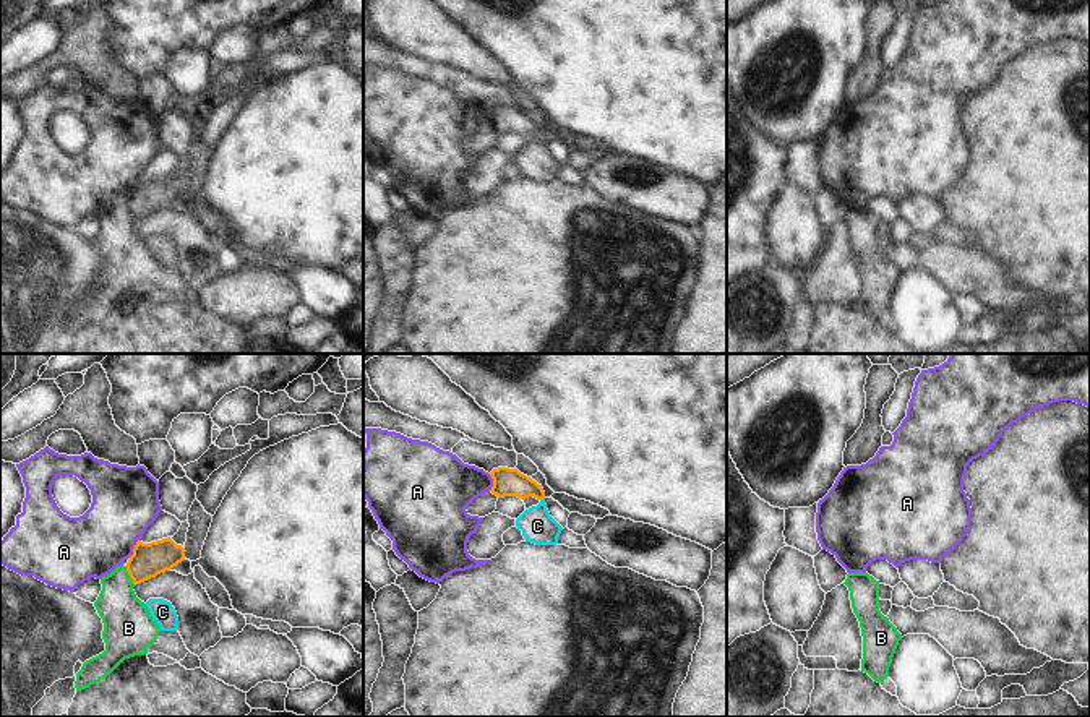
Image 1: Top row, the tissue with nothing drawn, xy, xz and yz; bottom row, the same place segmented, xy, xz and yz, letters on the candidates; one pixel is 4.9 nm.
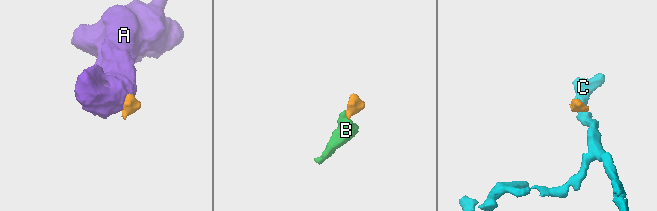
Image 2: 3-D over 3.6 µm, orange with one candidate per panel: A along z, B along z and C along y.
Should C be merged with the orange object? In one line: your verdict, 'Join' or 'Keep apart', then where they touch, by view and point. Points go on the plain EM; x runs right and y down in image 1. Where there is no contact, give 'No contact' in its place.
Keep apart. Touches orange at xz (542, 135).

